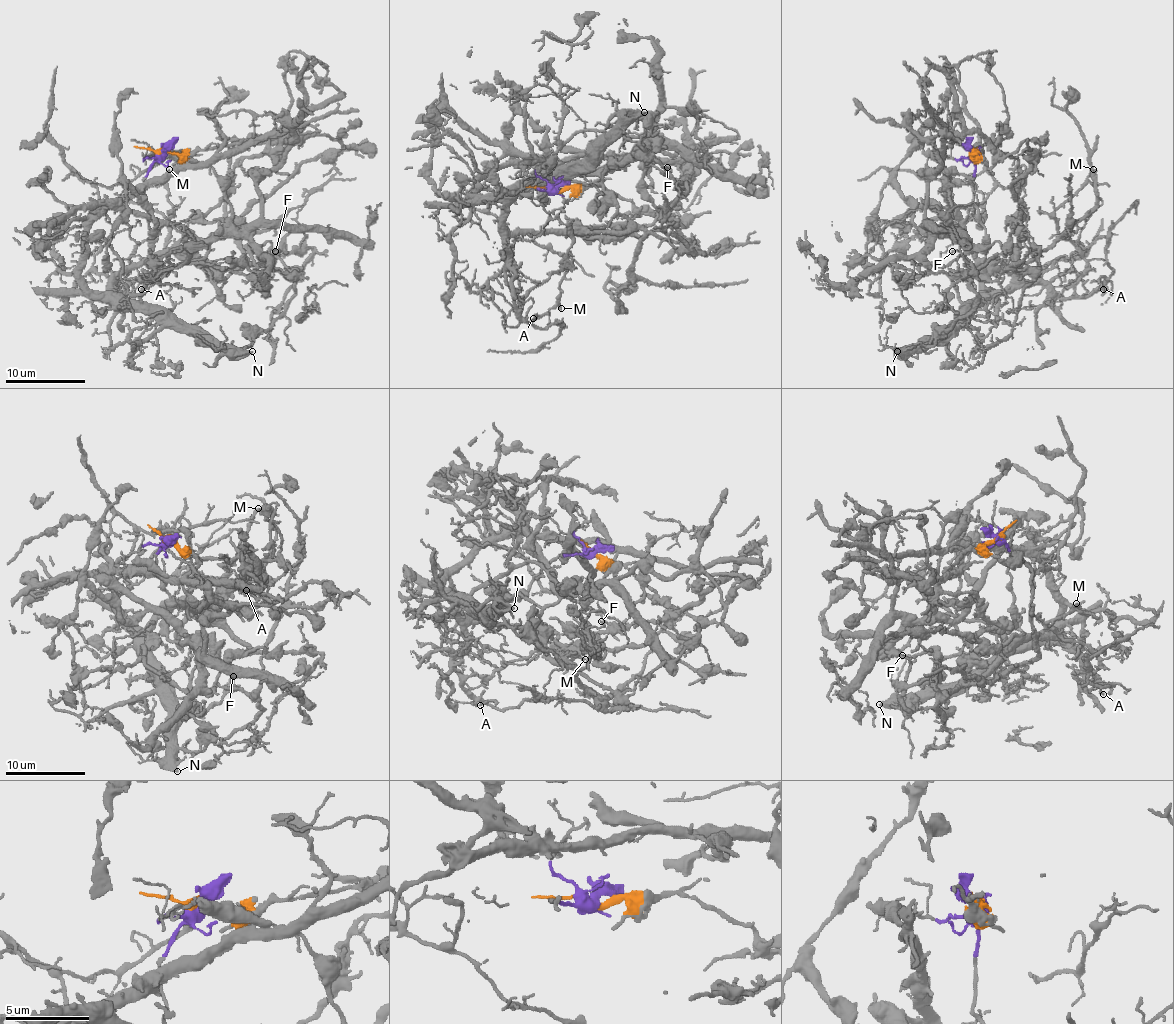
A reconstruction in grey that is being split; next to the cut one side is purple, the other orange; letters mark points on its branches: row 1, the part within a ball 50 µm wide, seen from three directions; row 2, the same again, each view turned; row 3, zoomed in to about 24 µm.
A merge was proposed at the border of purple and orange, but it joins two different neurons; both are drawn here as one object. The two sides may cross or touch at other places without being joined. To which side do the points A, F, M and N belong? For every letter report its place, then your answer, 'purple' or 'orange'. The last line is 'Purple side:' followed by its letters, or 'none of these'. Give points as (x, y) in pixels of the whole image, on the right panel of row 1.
A: (1103, 289) | purple
F: (952, 251) | purple
M: (1093, 169) | purple
N: (897, 351) | purple
Purple side: A, F, M, N

